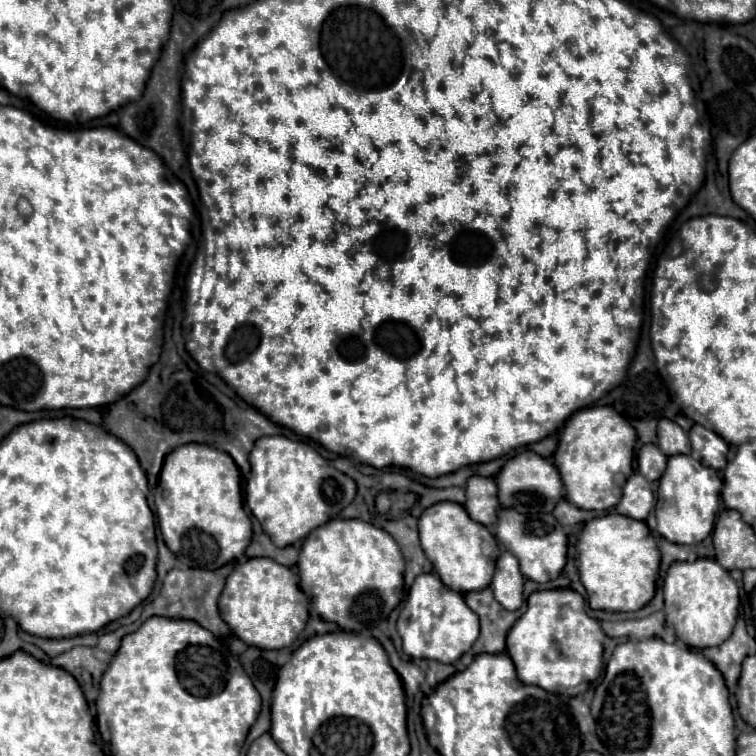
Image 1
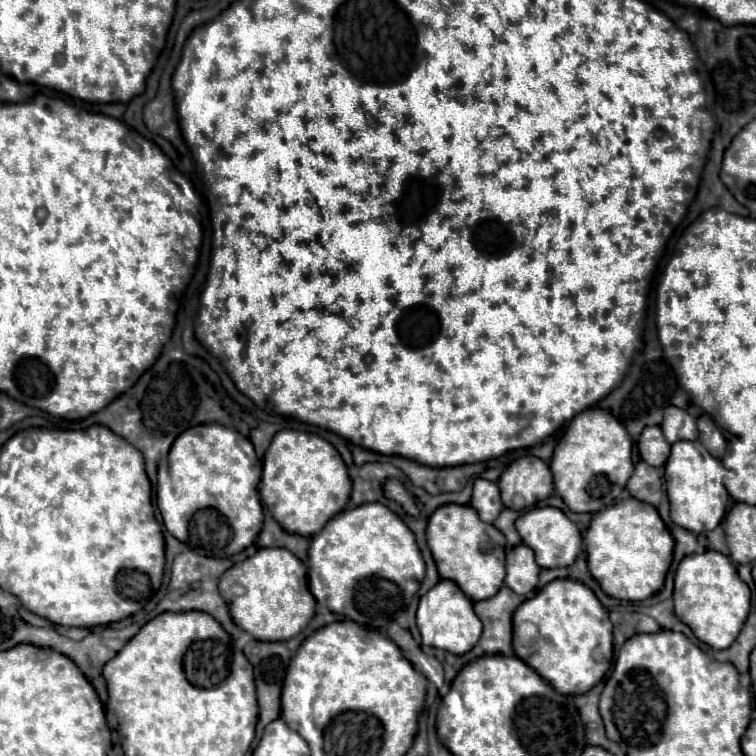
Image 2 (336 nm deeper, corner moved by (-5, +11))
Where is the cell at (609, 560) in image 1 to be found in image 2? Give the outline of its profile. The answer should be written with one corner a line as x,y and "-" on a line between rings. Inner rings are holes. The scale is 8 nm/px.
630,497
592,515
584,547
590,575
606,595
620,601
642,601
662,589
672,563
674,537
652,505

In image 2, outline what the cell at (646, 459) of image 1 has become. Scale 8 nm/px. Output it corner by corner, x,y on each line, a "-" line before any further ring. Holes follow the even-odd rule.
646,427
638,439
638,451
648,465
662,467
670,455
670,443
664,439
660,427

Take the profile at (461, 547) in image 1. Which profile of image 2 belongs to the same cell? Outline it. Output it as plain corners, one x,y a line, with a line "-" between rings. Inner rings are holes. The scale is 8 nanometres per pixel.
442,505
430,515
426,541
442,579
454,581
472,601
480,601
498,593
504,584
504,535
490,523
480,521
470,505

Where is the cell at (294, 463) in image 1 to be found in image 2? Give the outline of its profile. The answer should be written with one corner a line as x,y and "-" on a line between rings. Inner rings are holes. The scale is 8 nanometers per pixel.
282,429
274,435
264,455
260,499
284,531
312,537
330,517
340,513
350,499
352,483
346,465
326,439
314,433

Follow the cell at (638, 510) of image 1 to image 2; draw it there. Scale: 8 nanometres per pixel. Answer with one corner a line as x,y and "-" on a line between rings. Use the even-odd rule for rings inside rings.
644,461
636,465
626,489
634,499
650,503
654,507
660,503
660,497
662,497
662,481
658,473
654,467
646,465

